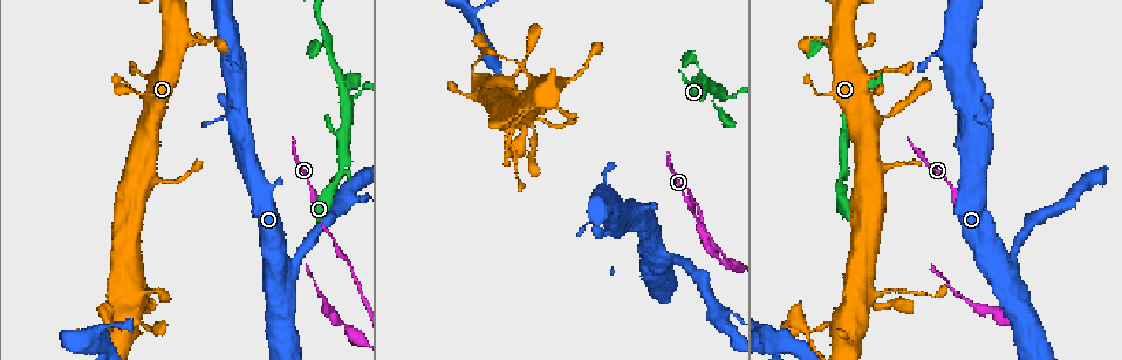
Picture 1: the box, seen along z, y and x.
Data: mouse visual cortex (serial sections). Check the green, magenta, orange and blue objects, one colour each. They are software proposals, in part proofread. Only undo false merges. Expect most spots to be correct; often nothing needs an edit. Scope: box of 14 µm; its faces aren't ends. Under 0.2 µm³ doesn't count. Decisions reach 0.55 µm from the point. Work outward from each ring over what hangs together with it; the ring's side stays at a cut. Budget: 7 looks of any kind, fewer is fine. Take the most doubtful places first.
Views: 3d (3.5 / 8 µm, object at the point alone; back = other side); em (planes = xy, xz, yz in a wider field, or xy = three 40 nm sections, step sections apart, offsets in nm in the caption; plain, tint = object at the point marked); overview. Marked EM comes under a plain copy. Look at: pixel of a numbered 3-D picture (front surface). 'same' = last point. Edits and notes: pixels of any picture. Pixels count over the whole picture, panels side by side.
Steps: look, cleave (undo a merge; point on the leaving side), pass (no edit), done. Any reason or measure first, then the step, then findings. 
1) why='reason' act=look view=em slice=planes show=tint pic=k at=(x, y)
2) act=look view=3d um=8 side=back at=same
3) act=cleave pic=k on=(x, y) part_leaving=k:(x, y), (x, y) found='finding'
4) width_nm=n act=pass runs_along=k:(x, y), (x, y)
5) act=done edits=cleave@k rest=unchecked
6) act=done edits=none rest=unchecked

why='thin neck' act=look view=3d um=3.5 pic=1 at=(844, 172)

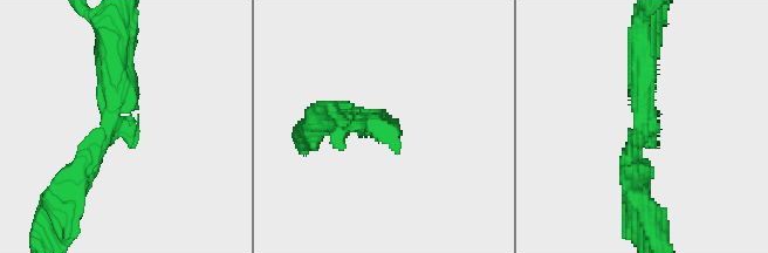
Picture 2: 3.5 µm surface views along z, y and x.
arm_widths_nm=350,350 act=look view=em slice=xy step=3 show=tint pic=2 at=(642, 129)

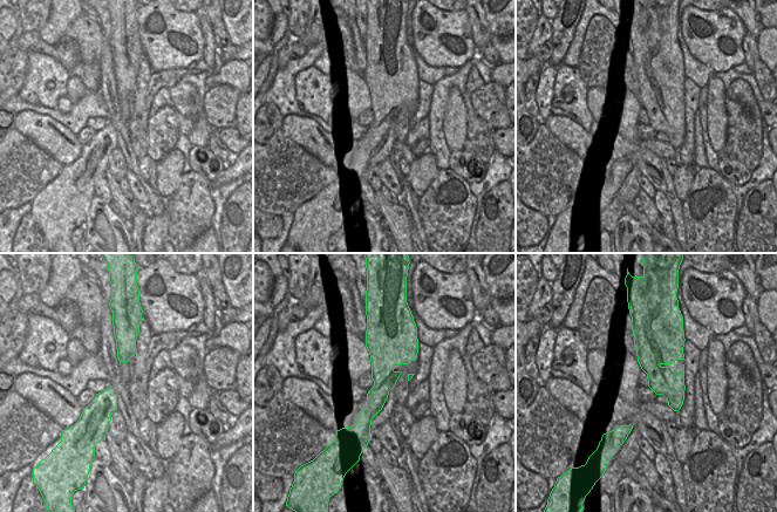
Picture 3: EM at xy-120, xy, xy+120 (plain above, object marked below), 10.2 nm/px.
act=pass runs_along=3:(377, 334), (381, 390), (366, 431) found='one cell here'

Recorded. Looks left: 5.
why='side arm on a straight run' act=look view=3d um=3.5 pic=1 at=(348, 101)

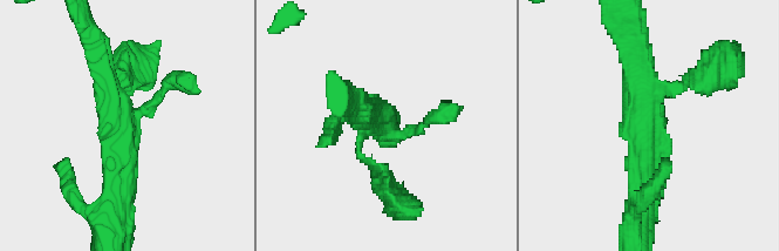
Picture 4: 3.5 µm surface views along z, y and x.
why='now the EM' act=look view=em slice=xy step=5 show=tint pic=4 at=(642, 127)

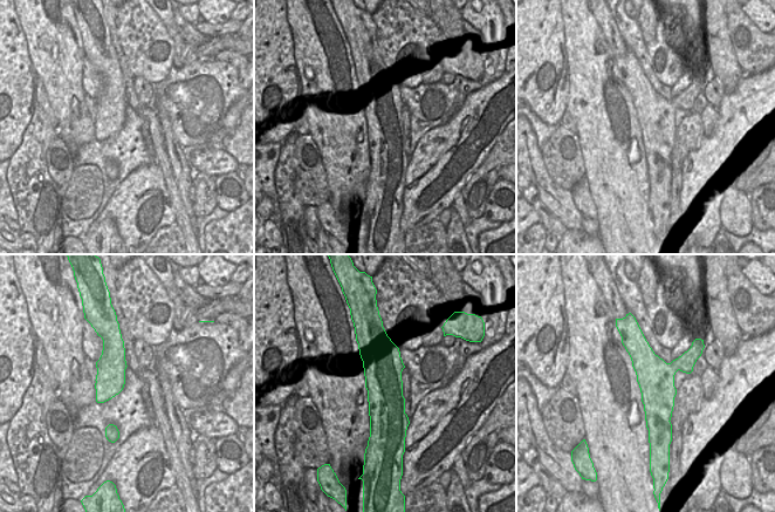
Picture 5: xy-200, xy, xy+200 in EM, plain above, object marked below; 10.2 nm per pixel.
width_nm=400 act=pass runs_along=4:(117, 211), (121, 128), (100, 55) found='all the same cell'

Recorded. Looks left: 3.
why='thick turns thin' act=look view=em slice=planes show=tint pic=1 at=(313, 190)

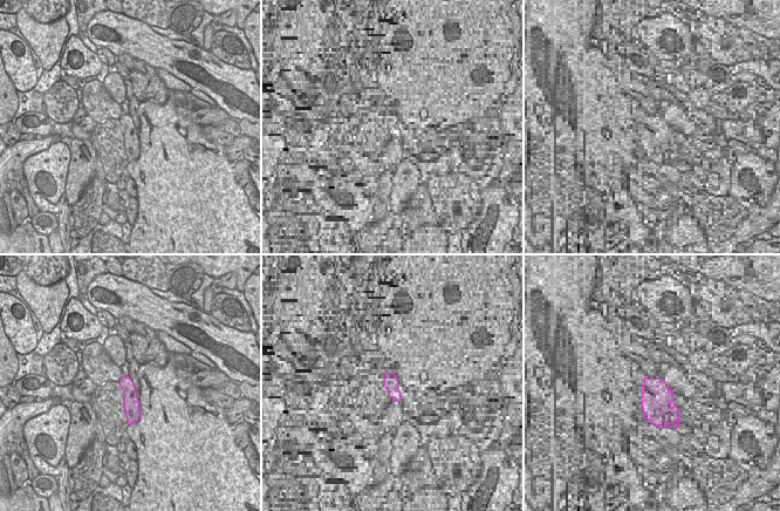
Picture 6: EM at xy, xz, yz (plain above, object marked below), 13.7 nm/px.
why='see where the arms go' act=look view=3d um=3.5 at=same

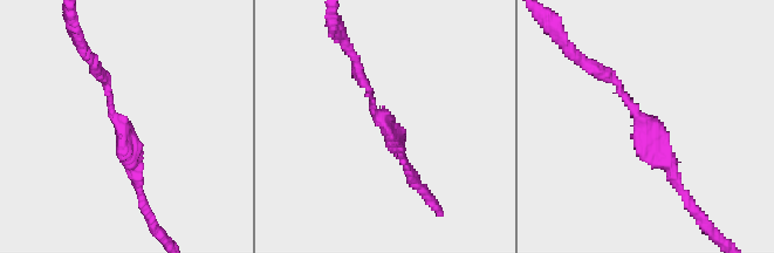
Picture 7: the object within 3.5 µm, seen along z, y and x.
act=pass runs_along=6:(125, 379), (130, 394), (132, 420) found='continuous, no second cell'

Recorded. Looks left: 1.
act=done edits=none rest=unchecked

